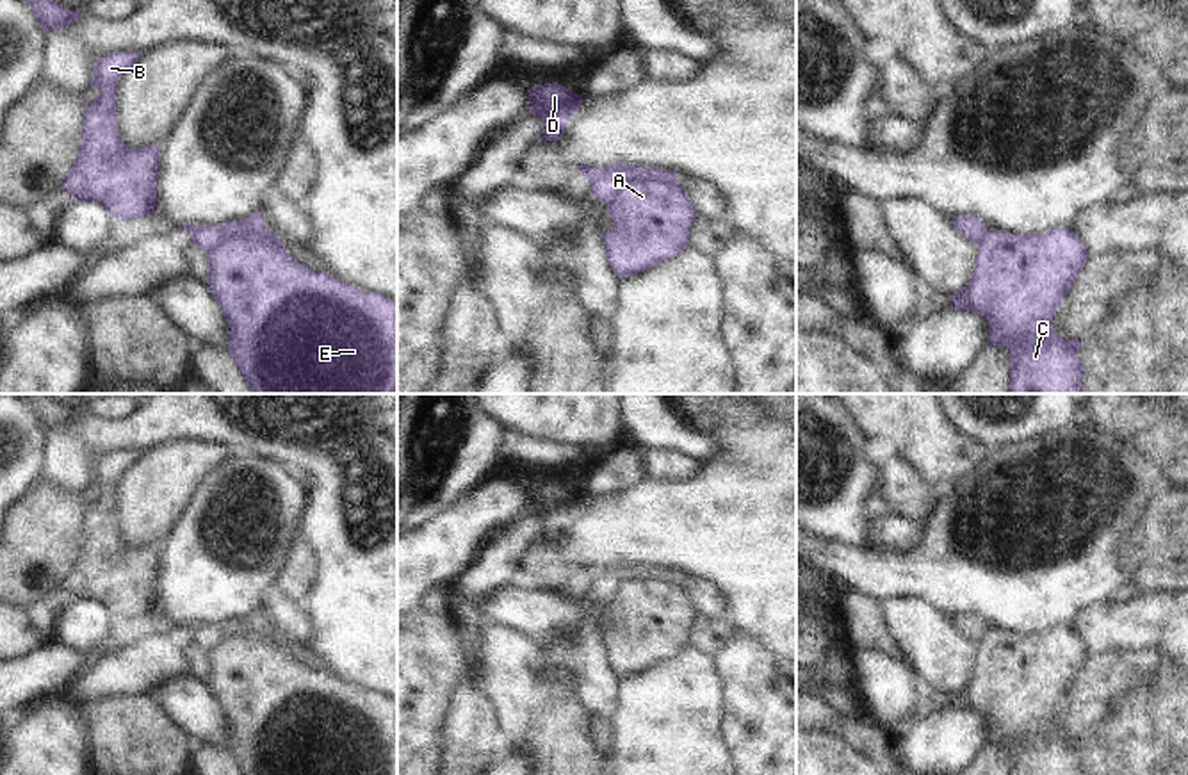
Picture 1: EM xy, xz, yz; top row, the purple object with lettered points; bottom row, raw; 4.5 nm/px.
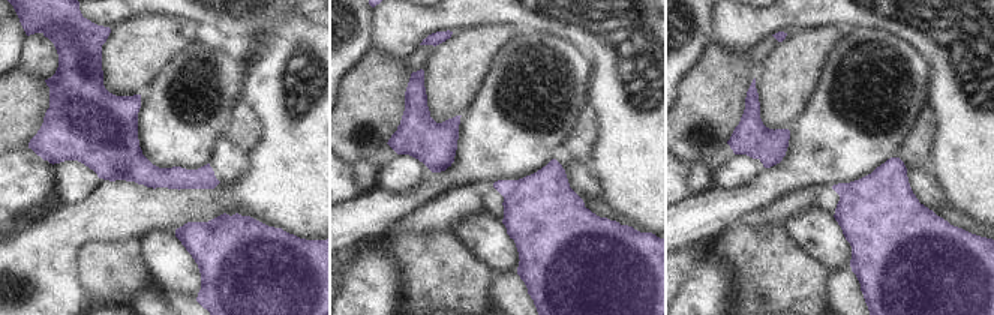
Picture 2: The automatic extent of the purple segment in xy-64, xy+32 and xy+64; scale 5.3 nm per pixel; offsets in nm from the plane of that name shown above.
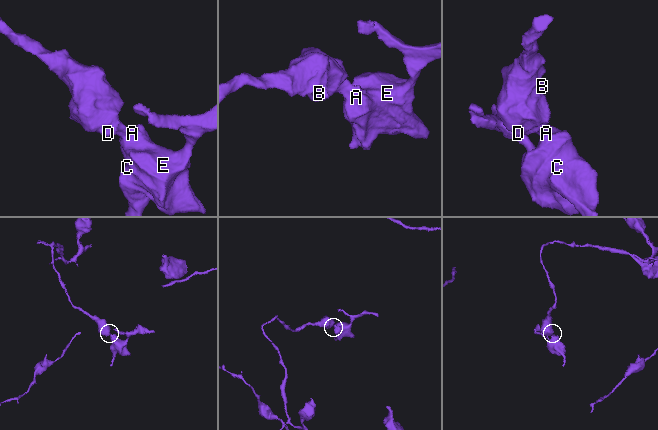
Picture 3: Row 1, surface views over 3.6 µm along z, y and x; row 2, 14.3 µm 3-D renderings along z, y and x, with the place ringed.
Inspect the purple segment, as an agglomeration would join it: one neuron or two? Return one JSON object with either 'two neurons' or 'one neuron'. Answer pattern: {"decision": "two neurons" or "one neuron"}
{"decision": "two neurons"}

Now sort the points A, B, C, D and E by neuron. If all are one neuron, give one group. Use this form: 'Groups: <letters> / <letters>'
Groups: A C E / B D

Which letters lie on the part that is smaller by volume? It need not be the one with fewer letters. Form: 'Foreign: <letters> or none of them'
Foreign: A, C, E

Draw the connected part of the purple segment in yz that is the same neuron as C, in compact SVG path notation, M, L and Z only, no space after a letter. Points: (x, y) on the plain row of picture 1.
M989 627L980 643L969 684L953 695L949 707L981 713L989 722L989 743L1010 750L1010 775L1085 775L1078 750L1081 736L1063 739L1053 730L1056 707L1083 670L1088 650L1072 627L1042 634L1013 634Z

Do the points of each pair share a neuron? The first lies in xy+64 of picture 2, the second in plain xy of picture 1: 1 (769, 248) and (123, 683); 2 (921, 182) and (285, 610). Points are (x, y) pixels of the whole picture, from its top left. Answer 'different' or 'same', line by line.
1: different
2: same

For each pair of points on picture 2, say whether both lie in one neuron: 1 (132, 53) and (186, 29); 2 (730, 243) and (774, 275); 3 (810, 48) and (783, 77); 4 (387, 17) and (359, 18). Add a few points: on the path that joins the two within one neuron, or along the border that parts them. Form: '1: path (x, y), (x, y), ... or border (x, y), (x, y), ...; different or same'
1: path (146, 44), (173, 35); same
2: path (741, 248), (763, 264); same
3: path (802, 56), (790, 69); same
4: border (372, 15), (369, 48); different

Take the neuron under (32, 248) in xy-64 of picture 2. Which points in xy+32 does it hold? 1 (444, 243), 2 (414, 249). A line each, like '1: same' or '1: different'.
1: different
2: different

